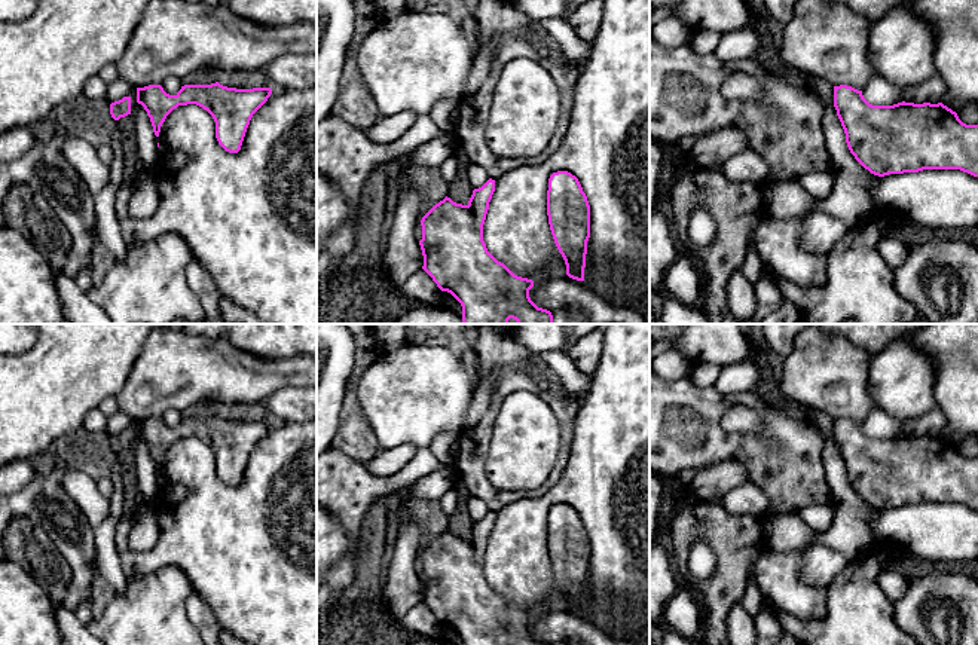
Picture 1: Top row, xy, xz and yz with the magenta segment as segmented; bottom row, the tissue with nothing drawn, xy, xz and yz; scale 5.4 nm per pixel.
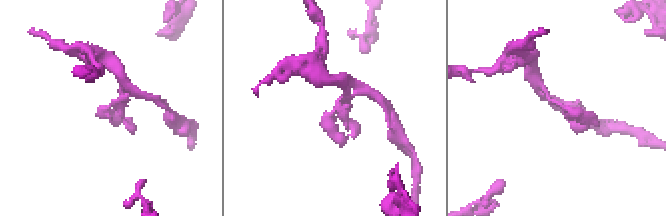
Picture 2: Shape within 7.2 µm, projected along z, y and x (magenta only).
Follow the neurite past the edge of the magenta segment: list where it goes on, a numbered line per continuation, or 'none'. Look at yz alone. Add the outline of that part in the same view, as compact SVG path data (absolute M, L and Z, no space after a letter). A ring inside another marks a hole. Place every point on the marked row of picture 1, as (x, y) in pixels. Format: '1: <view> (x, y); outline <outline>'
none

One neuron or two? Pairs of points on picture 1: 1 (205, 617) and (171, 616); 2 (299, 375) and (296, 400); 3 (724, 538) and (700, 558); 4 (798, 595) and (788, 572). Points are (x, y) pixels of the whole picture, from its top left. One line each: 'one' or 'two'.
1: two
2: two
3: two
4: one

